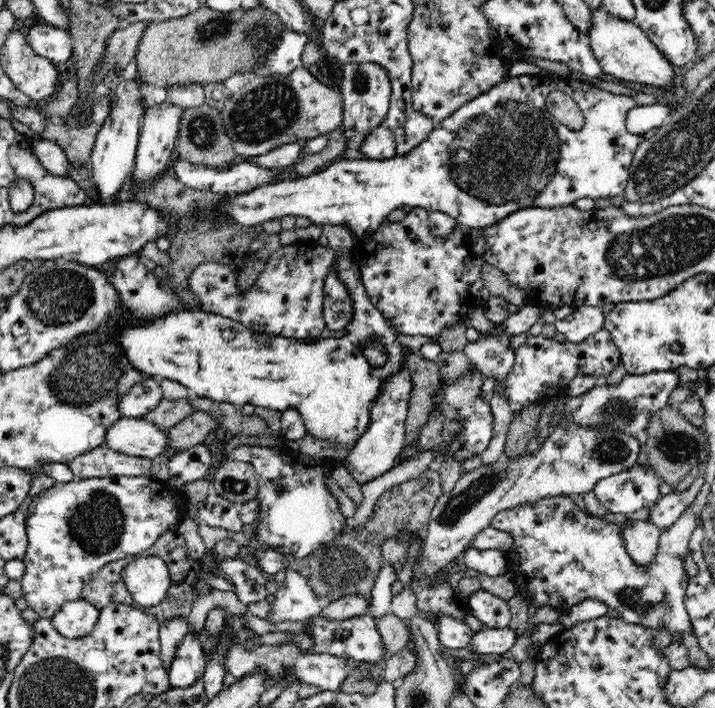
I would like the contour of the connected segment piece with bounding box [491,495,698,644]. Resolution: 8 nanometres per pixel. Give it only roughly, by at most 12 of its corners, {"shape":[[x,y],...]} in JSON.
{"shape":[[568,496],[498,512],[537,609],[584,599],[680,644],[692,506],[654,562]]}

